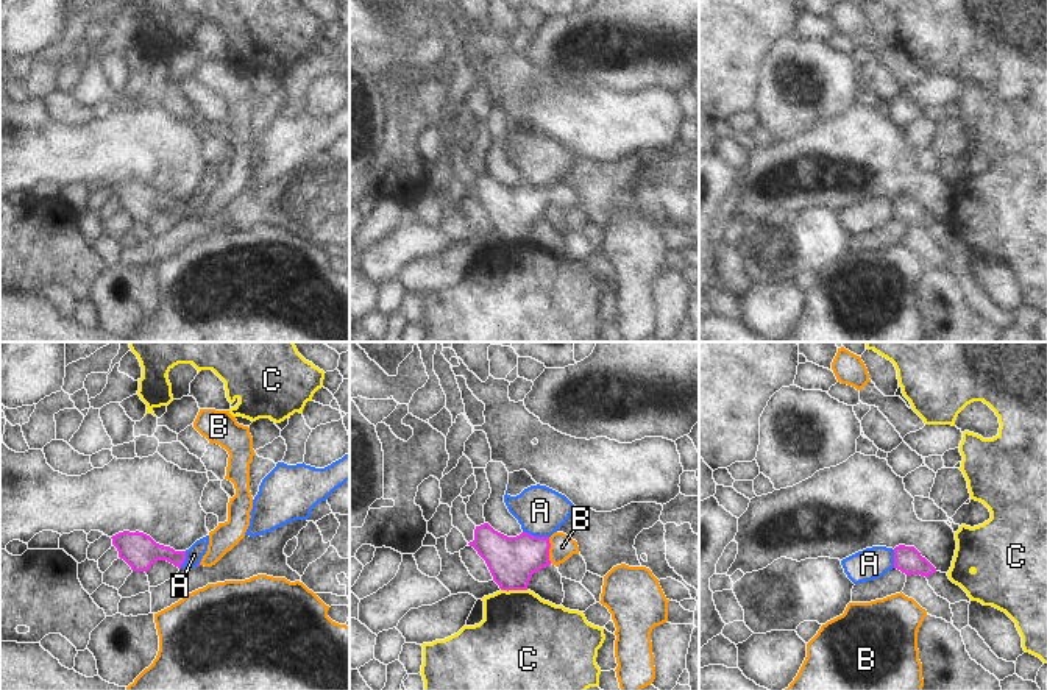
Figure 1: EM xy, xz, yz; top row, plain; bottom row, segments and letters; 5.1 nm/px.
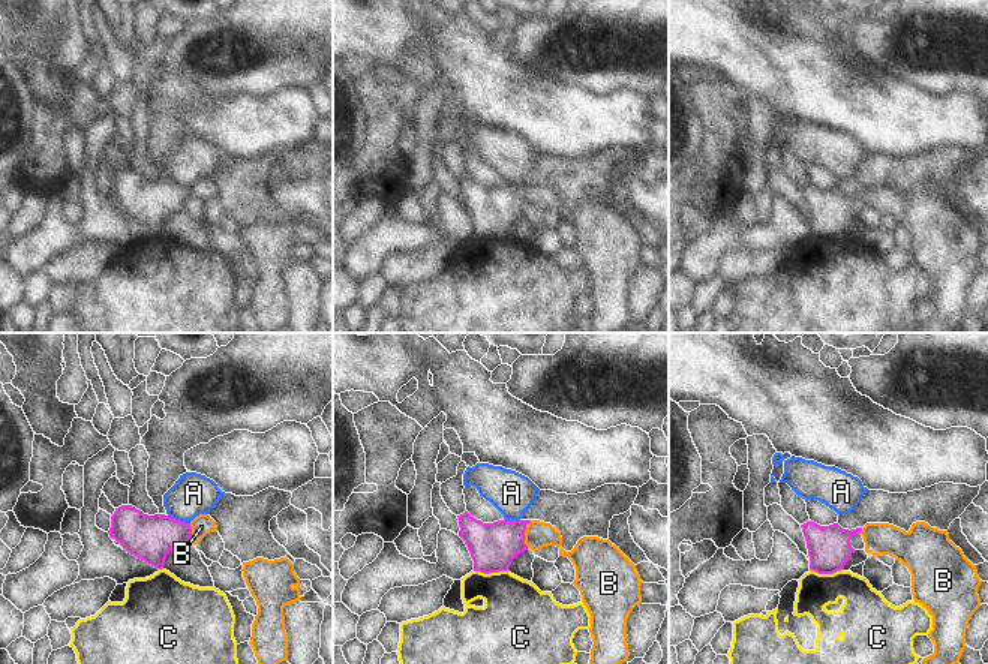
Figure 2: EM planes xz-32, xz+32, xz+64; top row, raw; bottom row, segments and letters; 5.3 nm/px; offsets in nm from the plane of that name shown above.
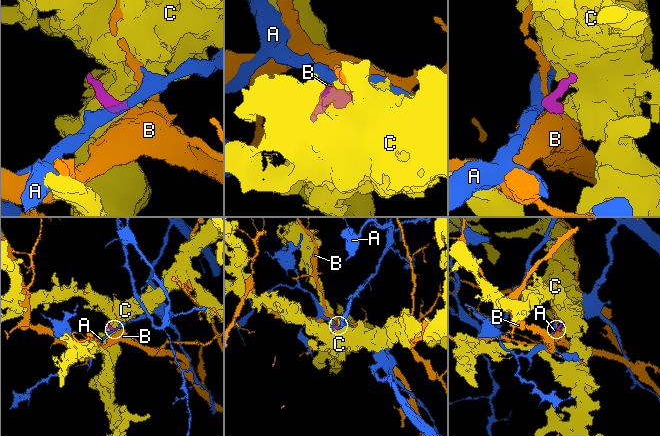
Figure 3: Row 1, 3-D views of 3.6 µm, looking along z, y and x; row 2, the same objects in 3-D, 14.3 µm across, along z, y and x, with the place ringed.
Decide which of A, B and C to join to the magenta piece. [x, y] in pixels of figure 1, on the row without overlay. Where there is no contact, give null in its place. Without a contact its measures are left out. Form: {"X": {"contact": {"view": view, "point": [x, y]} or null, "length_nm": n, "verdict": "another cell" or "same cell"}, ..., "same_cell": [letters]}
{"A": {"contact": {"view": "xz", "point": [535, 188]}, "length_nm": 140, "verdict": "another cell"}, "B": {"contact": {"view": "xz", "point": [548, 200]}, "length_nm": 140, "verdict": "same cell"}, "C": {"contact": {"view": "xz", "point": [514, 239]}, "length_nm": 140, "verdict": "another cell"}, "same_cell": ["B"]}

